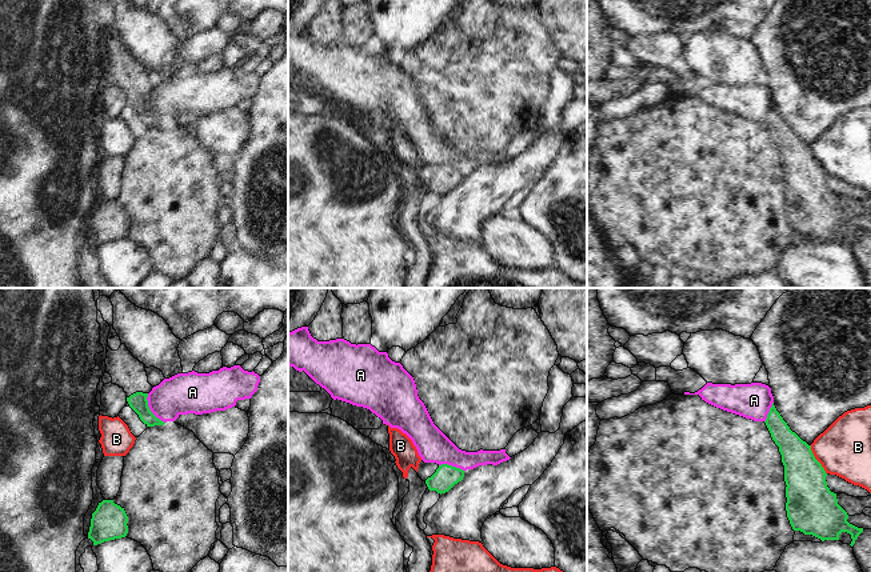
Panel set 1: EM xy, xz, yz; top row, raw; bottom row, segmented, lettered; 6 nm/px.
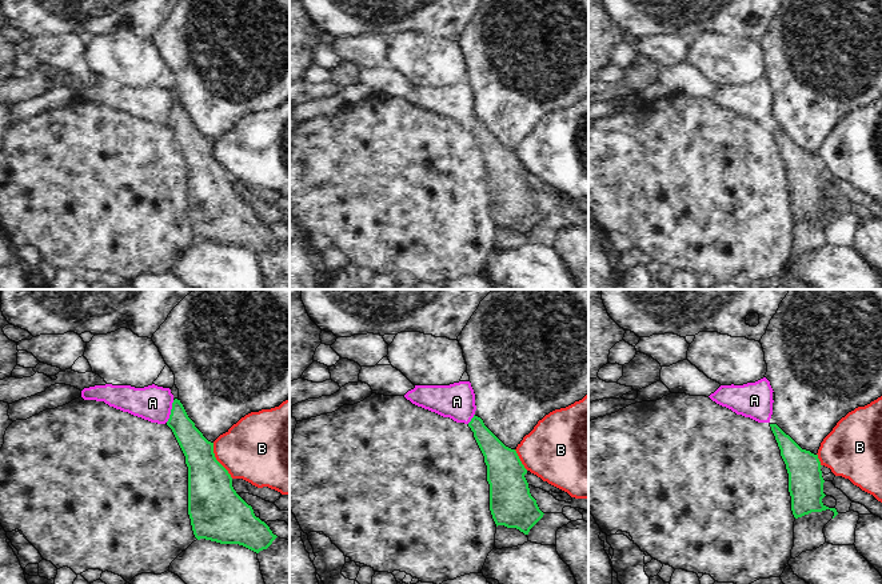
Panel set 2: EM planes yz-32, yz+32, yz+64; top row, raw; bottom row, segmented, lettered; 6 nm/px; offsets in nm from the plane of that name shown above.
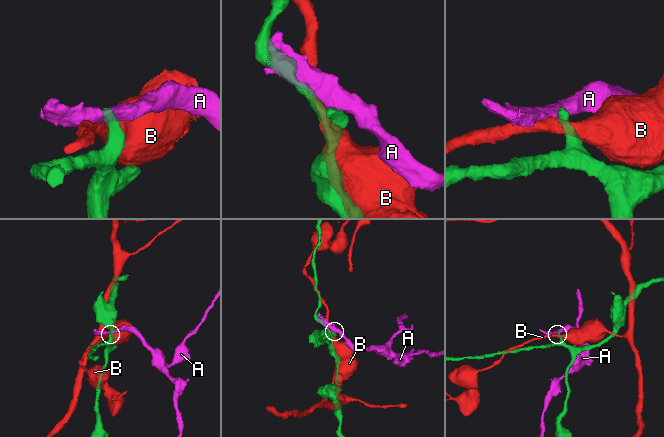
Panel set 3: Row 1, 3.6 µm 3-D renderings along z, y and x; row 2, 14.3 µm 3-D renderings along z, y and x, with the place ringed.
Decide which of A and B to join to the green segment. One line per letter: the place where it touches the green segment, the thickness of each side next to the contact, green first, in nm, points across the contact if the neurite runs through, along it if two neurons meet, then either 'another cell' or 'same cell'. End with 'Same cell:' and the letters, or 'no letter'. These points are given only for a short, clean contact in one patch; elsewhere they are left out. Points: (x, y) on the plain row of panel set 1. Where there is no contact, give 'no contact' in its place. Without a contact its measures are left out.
A: contact xy (150, 111); calibres 110 and 240 nm; border xy (147, 95), (148, 110), (164, 124); another cell
B: contact yz (816, 162); calibres 280 and 320 nm; another cell
Same cell: no letter

